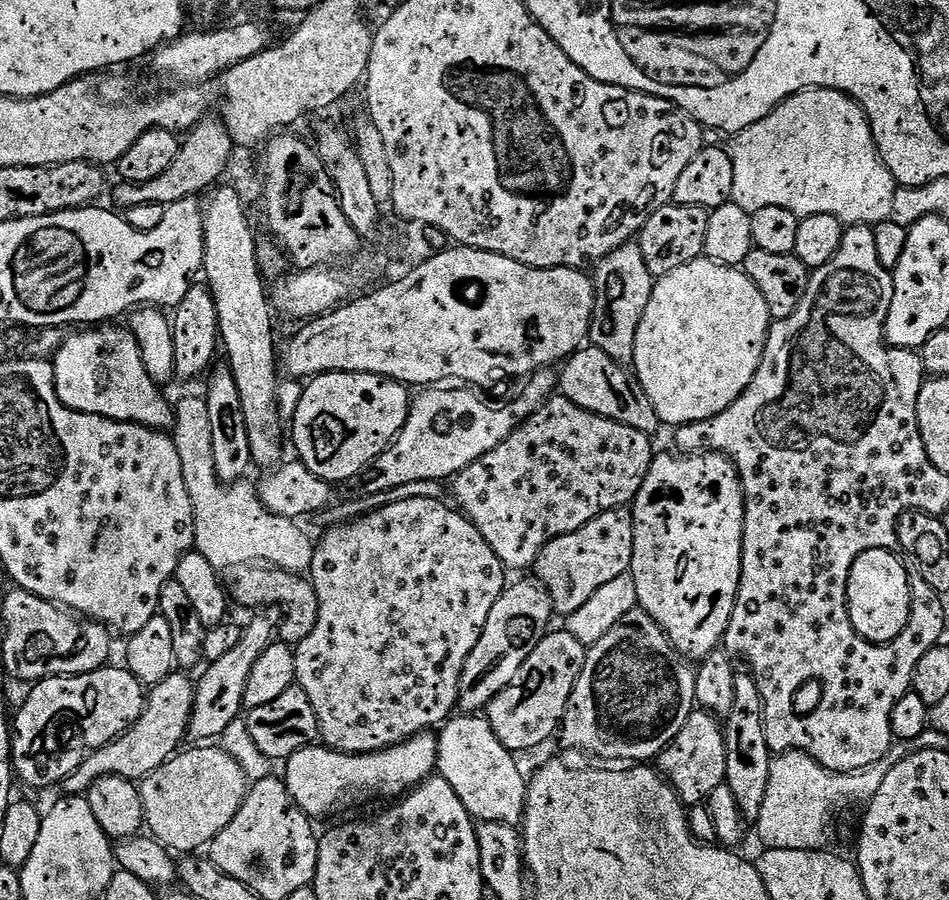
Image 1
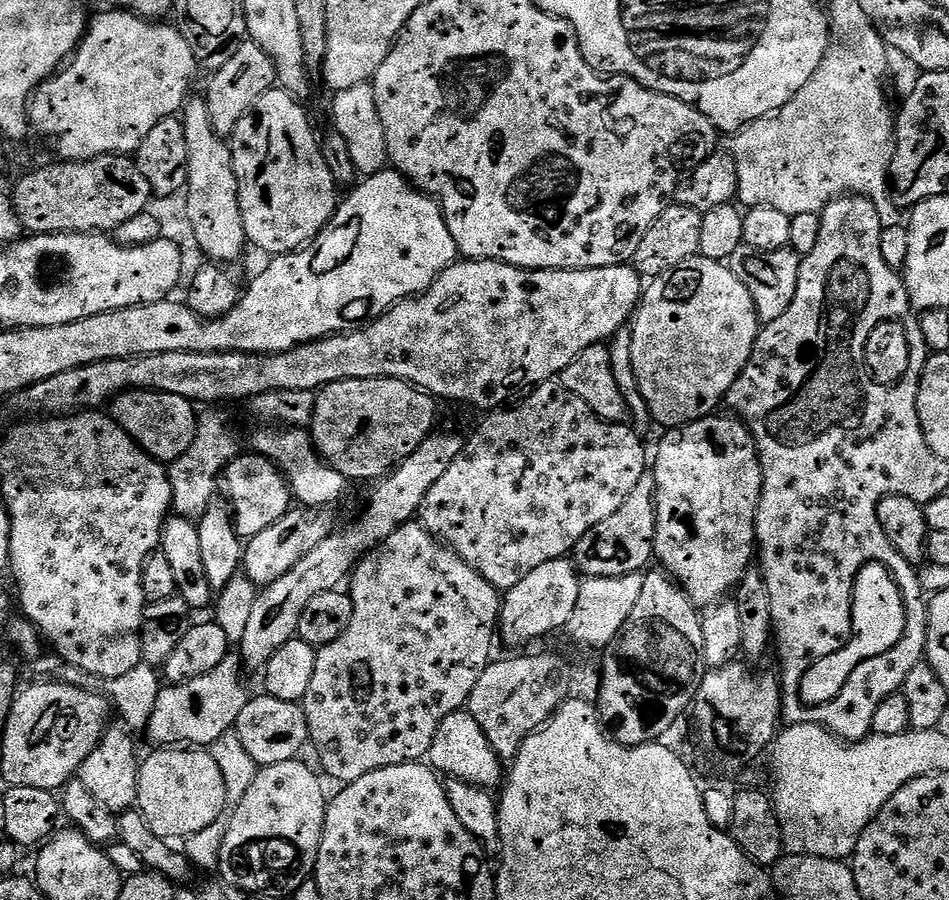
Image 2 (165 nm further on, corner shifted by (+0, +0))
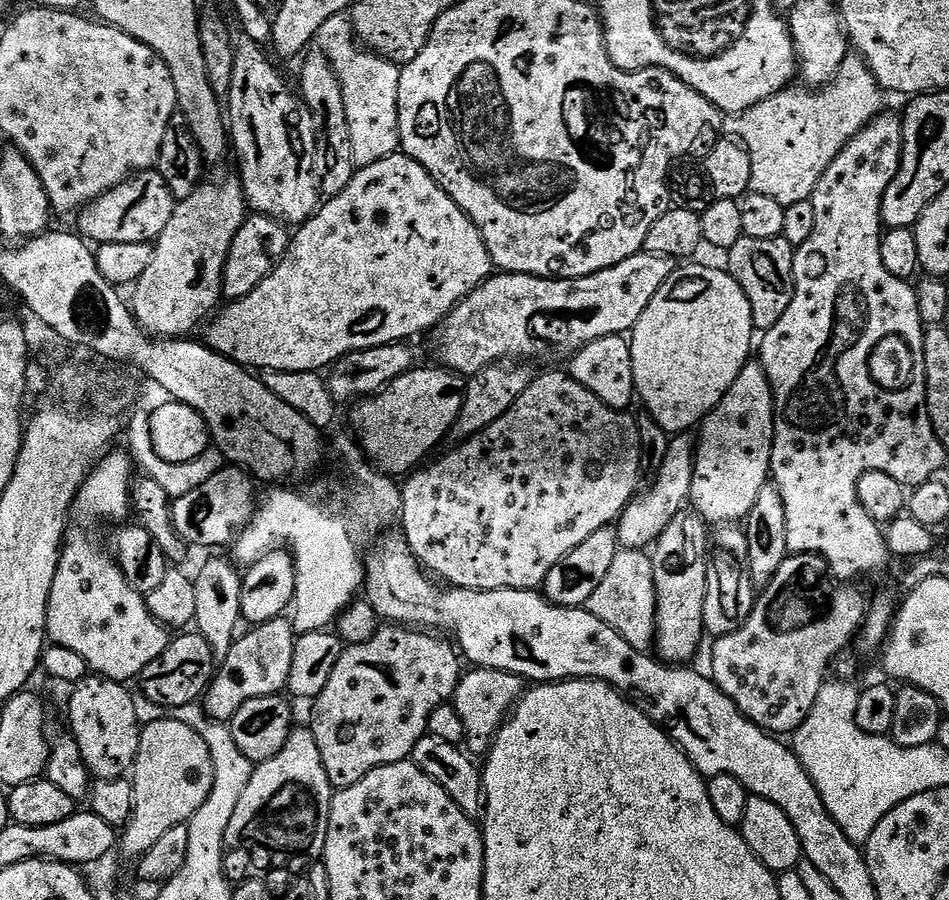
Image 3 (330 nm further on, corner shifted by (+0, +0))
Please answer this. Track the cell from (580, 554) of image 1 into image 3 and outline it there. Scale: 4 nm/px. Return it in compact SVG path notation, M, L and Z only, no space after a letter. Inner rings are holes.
M676 434L669 439L666 459L662 461L662 470L658 474L656 483L644 490L648 492L641 491L632 499L625 506L624 512L614 525L616 538L621 549L651 549L655 545L656 539L662 534L662 530L666 530L666 526L670 526L670 522L678 513L685 511L690 500L690 486L694 482L696 442L697 437L692 434ZM632 520L640 528L628 528L631 526ZM644 528L652 529L647 532Z

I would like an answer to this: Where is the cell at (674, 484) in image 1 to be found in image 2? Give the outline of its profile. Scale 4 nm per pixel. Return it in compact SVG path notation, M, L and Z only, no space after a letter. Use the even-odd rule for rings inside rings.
M713 414L704 417L703 420L695 420L689 424L685 424L683 428L670 428L663 434L660 445L656 448L656 456L654 452L654 475L656 478L656 539L654 541L654 556L657 561L661 560L665 564L667 575L671 576L683 591L688 593L693 604L700 606L705 602L712 602L729 588L735 589L740 581L744 579L745 572L749 571L751 562L754 560L754 545L756 544L756 507L760 501L762 494L762 482L764 481L764 471L760 469L760 461L757 453L754 451L753 445L749 443L752 440L752 431L748 429L747 424L735 415L720 416L721 414Z

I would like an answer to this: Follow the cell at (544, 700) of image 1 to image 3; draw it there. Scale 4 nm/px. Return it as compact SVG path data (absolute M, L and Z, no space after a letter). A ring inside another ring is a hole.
M473 667L468 671L461 675L454 697L454 707L458 710L458 718L462 718L466 745L469 748L467 751L473 757L483 757L491 749L492 741L496 739L504 721L519 704L526 691L526 684L520 677L502 670Z

